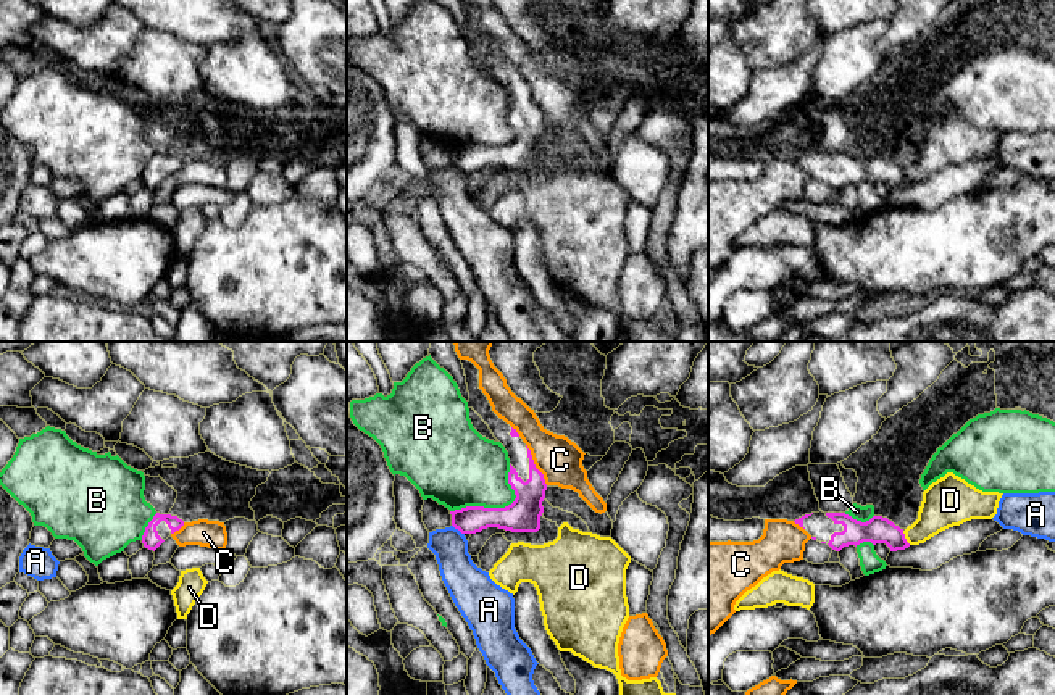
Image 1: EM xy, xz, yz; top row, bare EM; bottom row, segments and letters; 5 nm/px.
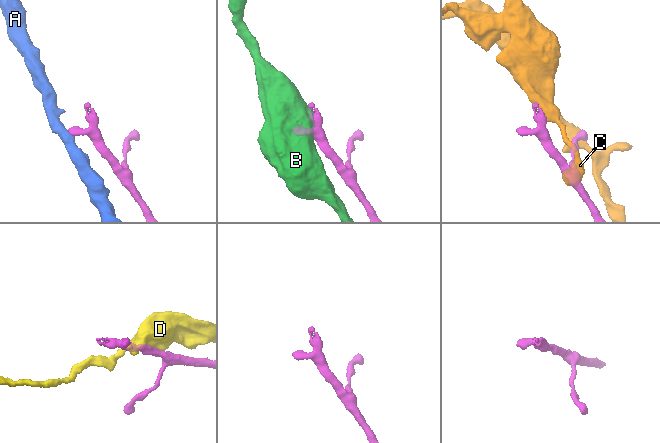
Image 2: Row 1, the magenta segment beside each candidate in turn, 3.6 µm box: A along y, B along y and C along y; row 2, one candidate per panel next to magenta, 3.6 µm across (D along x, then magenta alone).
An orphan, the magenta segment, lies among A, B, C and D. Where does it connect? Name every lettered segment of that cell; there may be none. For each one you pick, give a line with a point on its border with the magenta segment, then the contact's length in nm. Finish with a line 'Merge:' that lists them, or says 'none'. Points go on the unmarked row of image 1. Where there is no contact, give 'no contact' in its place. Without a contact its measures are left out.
Merge: none

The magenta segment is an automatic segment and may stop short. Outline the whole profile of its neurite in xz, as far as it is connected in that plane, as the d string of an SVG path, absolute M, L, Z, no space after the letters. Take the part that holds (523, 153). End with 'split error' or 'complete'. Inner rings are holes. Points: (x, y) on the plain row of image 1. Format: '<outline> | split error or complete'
M461 0L469 40L494 76L505 85L510 97L508 123L515 129L515 140L505 147L466 145L450 150L452 164L461 173L476 173L487 166L498 166L511 171L537 171L544 152L547 123L544 113L536 106L531 89L516 68L500 58L479 27L479 8L471 0Z | split error

